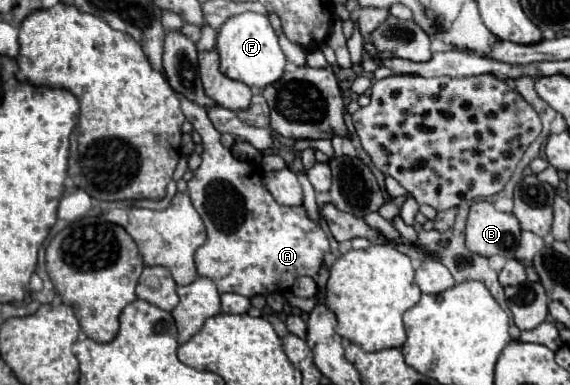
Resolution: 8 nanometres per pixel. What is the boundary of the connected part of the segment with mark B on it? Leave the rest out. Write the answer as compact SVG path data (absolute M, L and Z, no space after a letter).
M478 201L470 207L470 215L466 221L466 247L472 253L490 257L490 255L504 255L504 257L514 257L514 249L520 243L520 225L518 219L512 213L502 213L496 211L492 203L488 201Z

